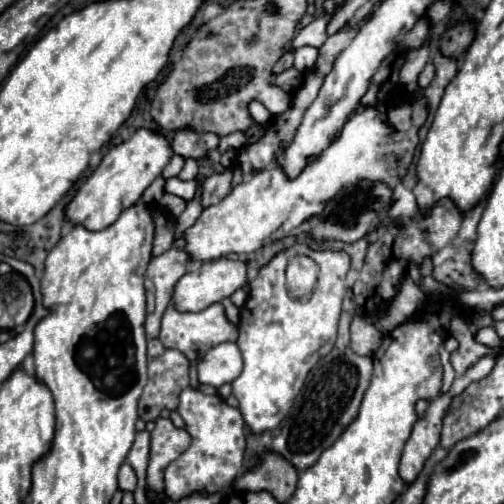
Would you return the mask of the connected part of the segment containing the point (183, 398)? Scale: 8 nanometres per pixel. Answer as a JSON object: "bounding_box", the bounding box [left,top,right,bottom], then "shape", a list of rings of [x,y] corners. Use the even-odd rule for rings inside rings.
{"bounding_box":[164,388,246,500],"shape":[[[186,388],[180,394],[180,416],[186,422],[186,430],[192,436],[190,448],[178,456],[164,472],[164,486],[166,494],[172,500],[178,500],[186,494],[204,490],[204,492],[216,492],[226,488],[234,482],[236,476],[242,472],[242,458],[246,448],[244,438],[244,420],[238,408],[228,406],[218,394],[206,396],[200,390]]]}

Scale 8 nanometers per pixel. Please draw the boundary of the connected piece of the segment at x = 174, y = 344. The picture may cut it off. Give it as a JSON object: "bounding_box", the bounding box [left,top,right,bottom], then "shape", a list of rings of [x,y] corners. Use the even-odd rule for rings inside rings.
{"bounding_box":[158,304,238,362],"shape":[[[212,304],[202,312],[178,312],[174,306],[168,306],[162,316],[162,326],[160,326],[158,338],[162,340],[162,344],[166,348],[180,350],[188,360],[196,362],[198,352],[204,352],[212,346],[218,346],[220,342],[236,342],[238,340],[238,324],[232,324],[226,318],[222,304]]]}

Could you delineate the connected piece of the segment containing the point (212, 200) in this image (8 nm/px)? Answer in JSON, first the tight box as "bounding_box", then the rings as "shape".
{"bounding_box":[202,168,232,206],"shape":[[[226,168],[224,172],[216,172],[204,182],[204,194],[202,194],[202,206],[210,206],[220,202],[232,188],[232,170]]]}

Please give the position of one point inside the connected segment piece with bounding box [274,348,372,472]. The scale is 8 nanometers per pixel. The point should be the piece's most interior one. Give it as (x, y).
(331, 399)

